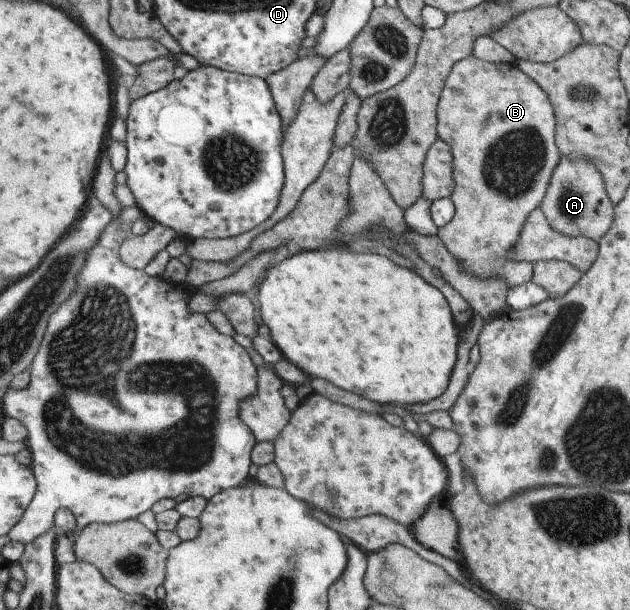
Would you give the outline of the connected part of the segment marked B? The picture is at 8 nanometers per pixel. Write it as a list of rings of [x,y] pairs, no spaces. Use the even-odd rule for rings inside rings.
[[[471,55],[469,58],[463,59],[455,64],[452,73],[447,79],[446,87],[443,89],[438,108],[438,135],[447,142],[447,144],[451,145],[452,153],[454,154],[456,189],[451,199],[455,203],[456,213],[449,224],[438,228],[438,235],[447,245],[447,248],[464,264],[466,271],[483,278],[495,277],[496,279],[507,279],[510,287],[518,287],[519,284],[525,284],[525,282],[532,280],[534,263],[529,261],[515,261],[510,258],[510,252],[514,251],[514,248],[517,247],[517,241],[519,240],[519,236],[521,236],[521,230],[523,230],[525,220],[529,218],[529,214],[531,214],[535,208],[542,206],[543,199],[546,198],[547,191],[554,178],[555,169],[559,166],[563,158],[556,141],[557,128],[558,124],[554,104],[551,102],[547,92],[545,92],[538,81],[533,80],[528,74],[519,70],[515,64],[490,63],[481,60],[475,55]]]

